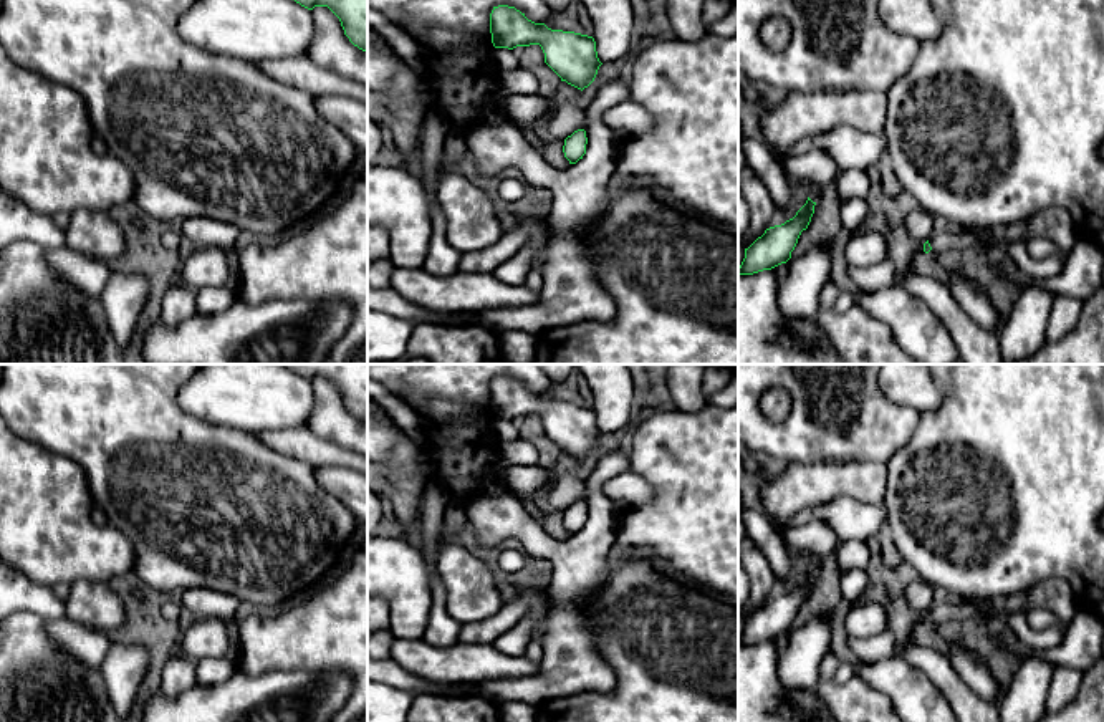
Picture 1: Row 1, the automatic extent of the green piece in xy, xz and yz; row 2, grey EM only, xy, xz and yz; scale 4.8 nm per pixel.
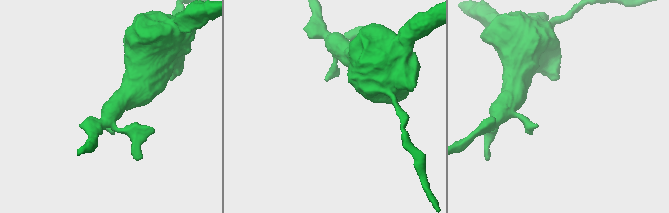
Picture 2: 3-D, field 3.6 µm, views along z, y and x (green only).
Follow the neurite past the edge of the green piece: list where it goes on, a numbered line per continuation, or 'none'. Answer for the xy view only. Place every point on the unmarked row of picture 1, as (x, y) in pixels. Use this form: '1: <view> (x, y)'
none

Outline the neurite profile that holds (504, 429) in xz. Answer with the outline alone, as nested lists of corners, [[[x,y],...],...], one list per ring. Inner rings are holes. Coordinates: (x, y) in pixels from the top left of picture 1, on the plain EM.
[[[495,419],[492,427],[498,440],[506,442],[520,439],[520,427],[513,421]]]

